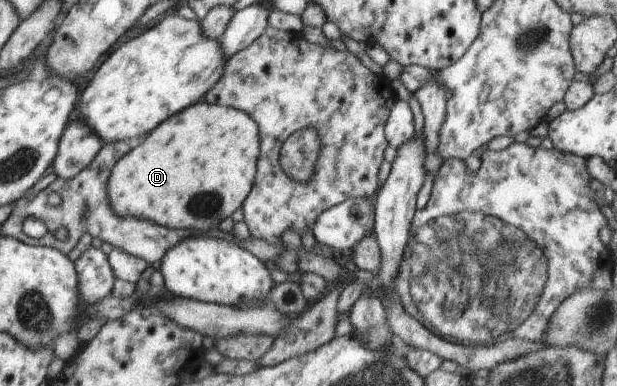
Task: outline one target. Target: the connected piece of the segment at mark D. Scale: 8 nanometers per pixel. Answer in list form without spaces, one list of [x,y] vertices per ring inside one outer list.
[[[201,100],[165,119],[144,142],[136,142],[112,168],[108,197],[115,214],[152,220],[167,228],[207,232],[219,227],[222,220],[241,208],[254,187],[260,155],[257,123],[246,112]]]

